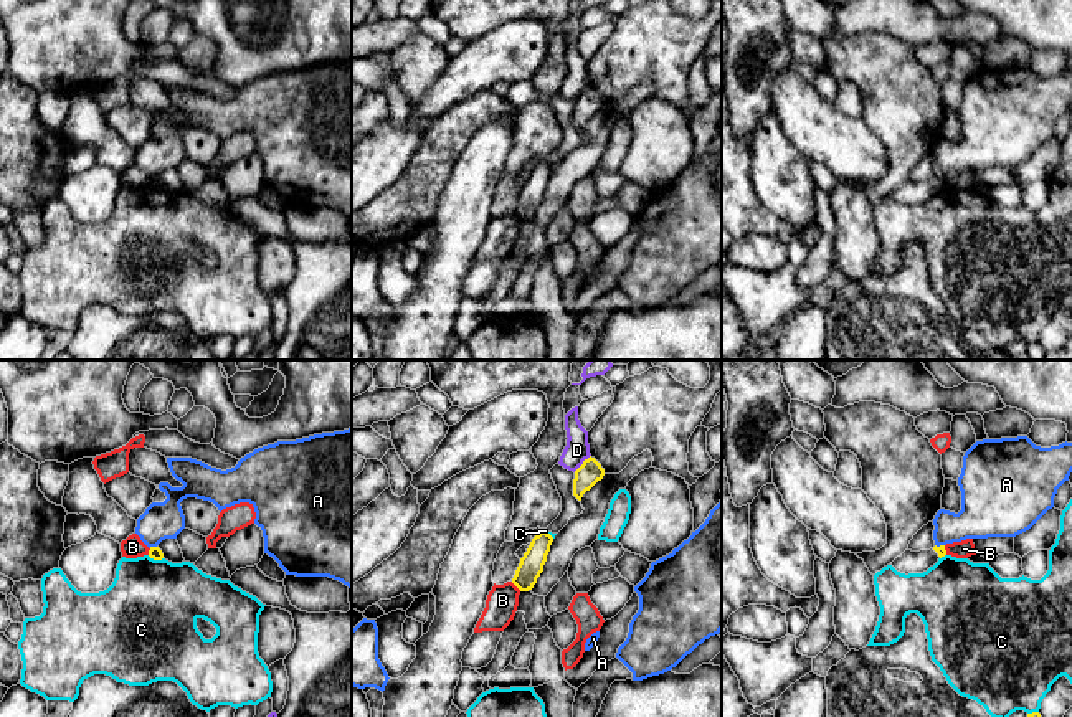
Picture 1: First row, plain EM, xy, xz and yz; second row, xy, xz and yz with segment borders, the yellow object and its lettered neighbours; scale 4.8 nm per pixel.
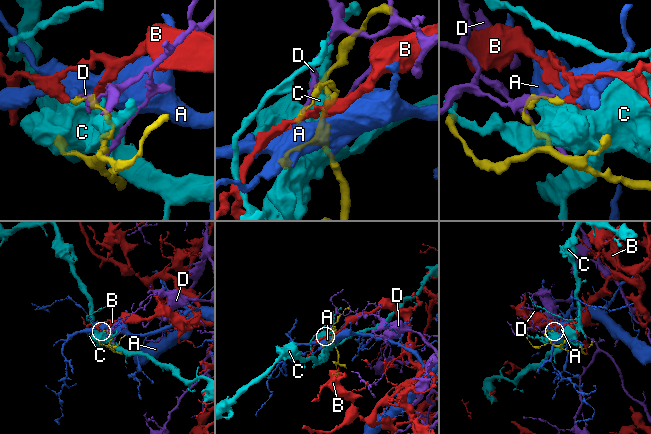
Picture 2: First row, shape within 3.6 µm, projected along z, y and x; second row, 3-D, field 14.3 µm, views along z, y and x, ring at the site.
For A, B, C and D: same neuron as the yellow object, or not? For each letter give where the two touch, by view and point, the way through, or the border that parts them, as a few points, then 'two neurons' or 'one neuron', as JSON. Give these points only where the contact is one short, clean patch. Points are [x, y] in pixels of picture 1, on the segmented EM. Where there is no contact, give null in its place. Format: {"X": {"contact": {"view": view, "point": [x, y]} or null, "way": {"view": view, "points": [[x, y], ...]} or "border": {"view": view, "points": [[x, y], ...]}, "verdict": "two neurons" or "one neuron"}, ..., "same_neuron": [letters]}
{"A": {"contact": {"view": "yz", "point": [940, 546]}, "border": {"view": "yz", "points": [[935, 544], [943, 546]]}, "verdict": "two neurons"}, "B": {"contact": {"view": "xz", "point": [516, 585]}, "border": {"view": "xz", "points": [[511, 582], [521, 590]]}, "verdict": "two neurons"}, "C": {"contact": {"view": "xy", "point": [156, 559]}, "verdict": "two neurons"}, "D": {"contact": {"view": "xz", "point": [583, 463]}, "verdict": "two neurons"}, "same_neuron": []}

